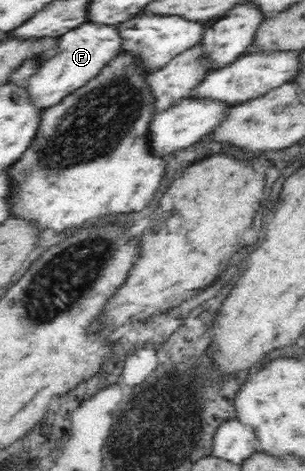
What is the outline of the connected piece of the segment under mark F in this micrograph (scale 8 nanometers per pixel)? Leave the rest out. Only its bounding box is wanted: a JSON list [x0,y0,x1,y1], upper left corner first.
[27,21,123,107]

